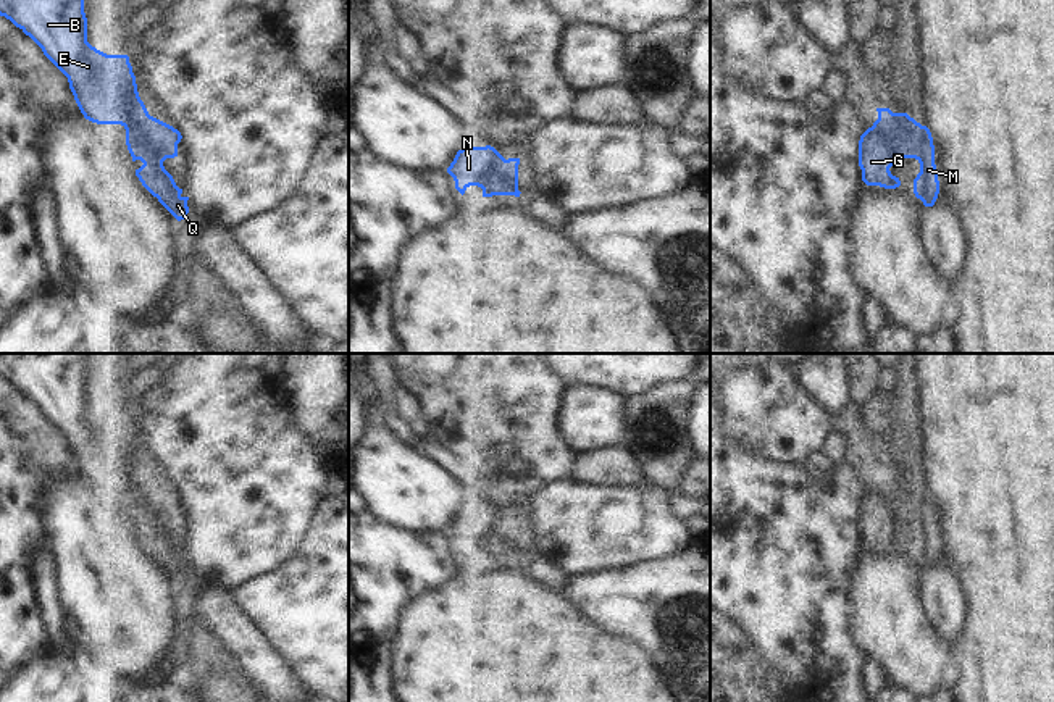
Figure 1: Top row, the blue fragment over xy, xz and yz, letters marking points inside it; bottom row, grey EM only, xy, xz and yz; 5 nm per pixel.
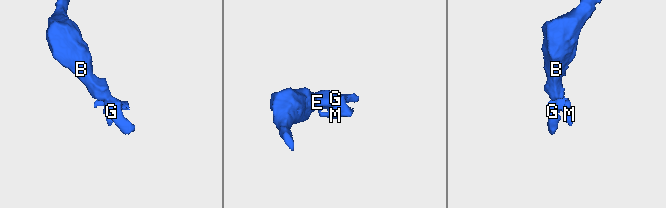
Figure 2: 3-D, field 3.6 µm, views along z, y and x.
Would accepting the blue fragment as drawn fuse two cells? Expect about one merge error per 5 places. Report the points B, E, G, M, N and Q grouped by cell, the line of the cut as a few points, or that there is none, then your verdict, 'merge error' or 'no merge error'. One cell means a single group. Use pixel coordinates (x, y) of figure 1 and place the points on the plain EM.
B E G M N Q; no cut; no merge error

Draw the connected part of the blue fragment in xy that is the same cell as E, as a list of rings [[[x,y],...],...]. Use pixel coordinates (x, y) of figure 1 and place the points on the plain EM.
[[[0,353],[0,378],[10,381],[29,397],[44,416],[68,439],[69,450],[86,481],[97,486],[121,486],[132,523],[144,526],[136,531],[142,547],[178,581],[189,575],[173,537],[165,531],[166,520],[178,518],[182,497],[173,487],[148,476],[139,458],[136,437],[128,416],[107,416],[87,403],[87,379],[82,353]]]

